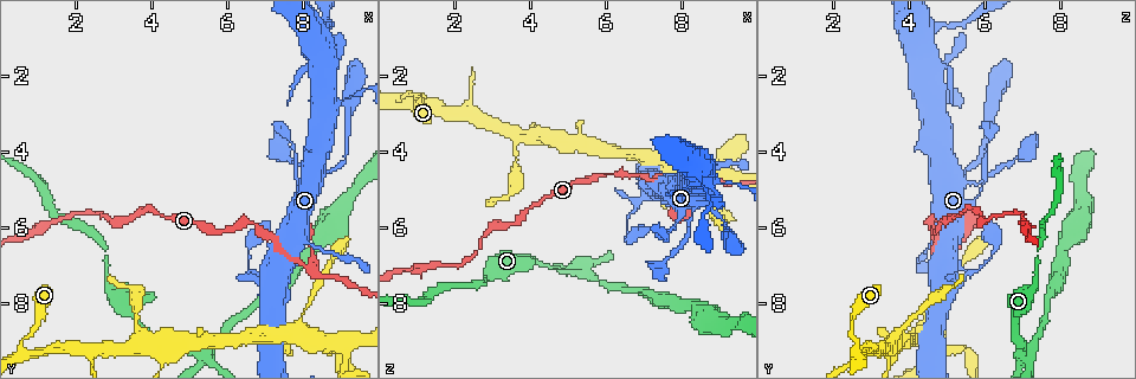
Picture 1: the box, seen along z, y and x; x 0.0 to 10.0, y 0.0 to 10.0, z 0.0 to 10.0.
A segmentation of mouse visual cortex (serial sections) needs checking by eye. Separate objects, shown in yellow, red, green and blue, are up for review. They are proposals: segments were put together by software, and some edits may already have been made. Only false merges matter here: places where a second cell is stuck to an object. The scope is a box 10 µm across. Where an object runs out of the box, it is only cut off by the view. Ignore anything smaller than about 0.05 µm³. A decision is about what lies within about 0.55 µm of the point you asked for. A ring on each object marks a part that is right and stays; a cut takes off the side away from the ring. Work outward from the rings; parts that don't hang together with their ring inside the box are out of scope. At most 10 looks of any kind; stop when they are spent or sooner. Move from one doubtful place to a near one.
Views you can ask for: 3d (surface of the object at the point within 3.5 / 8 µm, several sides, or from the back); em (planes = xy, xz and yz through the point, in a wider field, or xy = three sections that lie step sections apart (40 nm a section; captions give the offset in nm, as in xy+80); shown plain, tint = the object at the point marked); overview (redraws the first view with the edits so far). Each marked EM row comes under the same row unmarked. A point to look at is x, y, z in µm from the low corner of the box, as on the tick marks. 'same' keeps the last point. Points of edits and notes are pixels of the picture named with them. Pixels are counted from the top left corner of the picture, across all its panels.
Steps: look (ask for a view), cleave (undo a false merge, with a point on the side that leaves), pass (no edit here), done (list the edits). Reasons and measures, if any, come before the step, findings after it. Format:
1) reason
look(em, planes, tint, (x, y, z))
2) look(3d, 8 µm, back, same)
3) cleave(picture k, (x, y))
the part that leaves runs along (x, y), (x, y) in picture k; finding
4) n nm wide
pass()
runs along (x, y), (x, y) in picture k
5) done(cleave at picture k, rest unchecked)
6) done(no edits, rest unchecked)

abrupt turn
look(3d, 3.5 µm, (6.60, 5.90, 4.70))

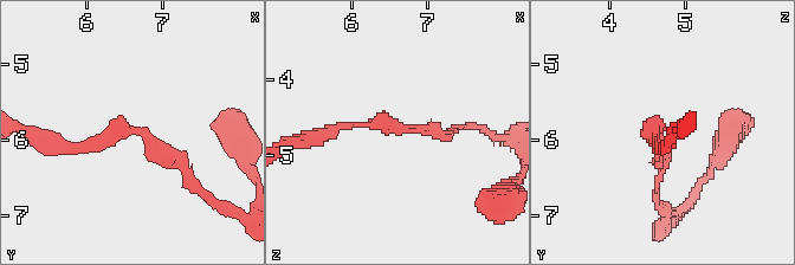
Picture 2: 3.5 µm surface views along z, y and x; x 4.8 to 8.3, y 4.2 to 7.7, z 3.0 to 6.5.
arms of 150, 150 nm
look(em, xy, step 3, tint, (6.65, 5.85, 4.65))

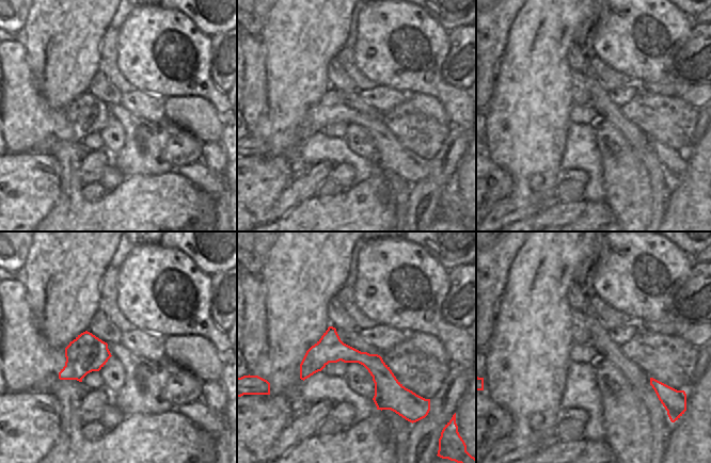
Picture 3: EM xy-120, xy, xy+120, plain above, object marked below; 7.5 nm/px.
pass()
runs along (302, 366), (363, 357), (409, 398) in picture 3; continuous, no second cell

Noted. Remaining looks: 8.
calibre changes
look(3d, 3.5 µm, (8.80, 4.40, 5.60))

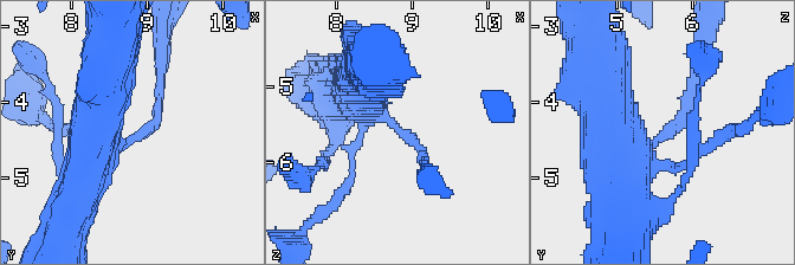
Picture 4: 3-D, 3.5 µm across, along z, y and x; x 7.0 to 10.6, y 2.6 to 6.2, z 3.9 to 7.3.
arms of 100, 500 nm; shape alone is not enough
look(em, xy, step 2, tint, (8.85, 4.45, 5.60))

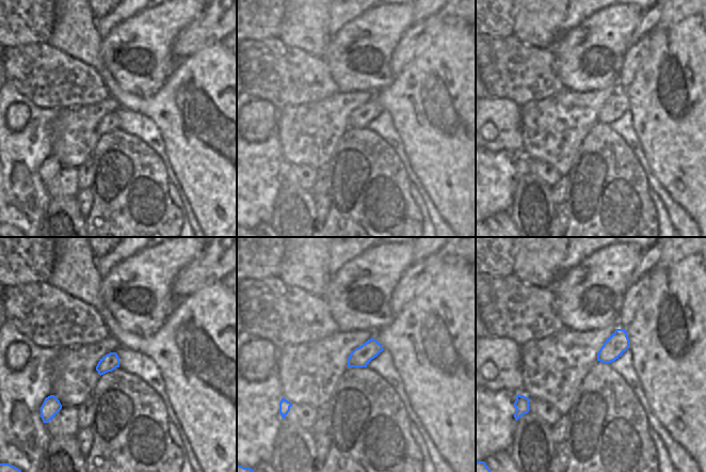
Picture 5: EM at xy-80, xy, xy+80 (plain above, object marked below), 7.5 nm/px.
pass()
runs along (615, 165), (679, 124), (700, 77) in picture 4; all the same cell

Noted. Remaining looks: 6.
sudden change in width
look(3d, 3.5 µm, (8.45, 0.65, 4.70))

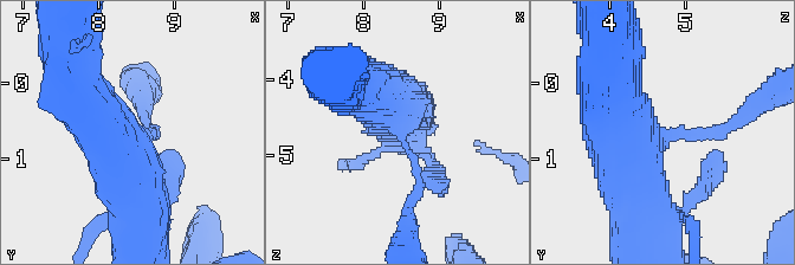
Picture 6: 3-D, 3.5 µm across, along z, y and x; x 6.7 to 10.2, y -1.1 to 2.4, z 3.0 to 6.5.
shape alone is not enough
look(em, xy, step 3, tint, (8.50, 0.70, 4.70))

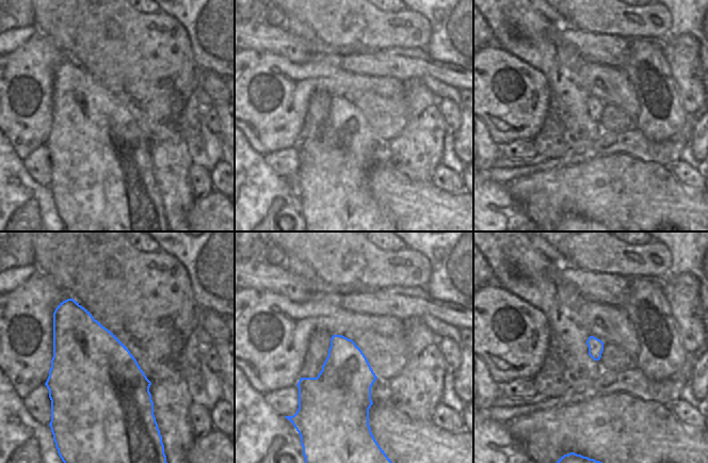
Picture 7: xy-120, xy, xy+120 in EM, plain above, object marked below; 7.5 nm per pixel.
pass()
all the same cell

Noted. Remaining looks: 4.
sharp bend
look(3d, 3.5 µm, (5.40, 9.25, 6.95))

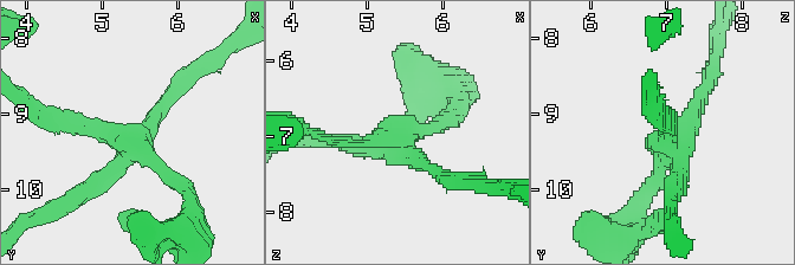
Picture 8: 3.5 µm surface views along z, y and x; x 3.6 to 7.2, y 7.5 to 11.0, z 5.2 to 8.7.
4 arms; arms of 150, 200, 200, 200 nm; need the tissue
look(em, xy, step 2, tint, (5.35, 9.35, 7.00))

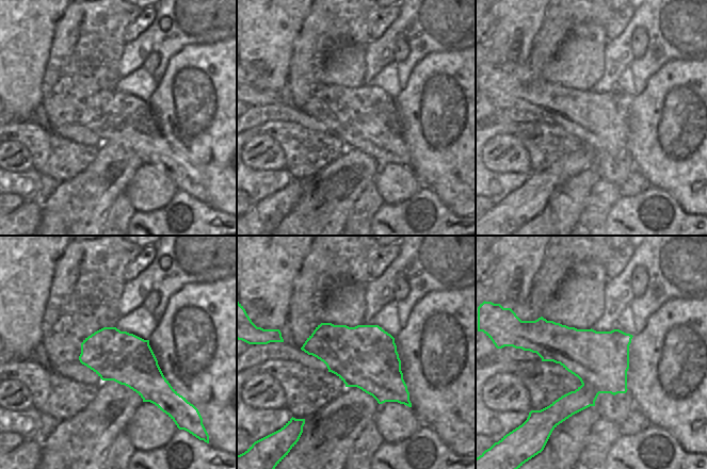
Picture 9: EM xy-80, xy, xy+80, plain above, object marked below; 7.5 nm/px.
look(em, planes, tint, same)

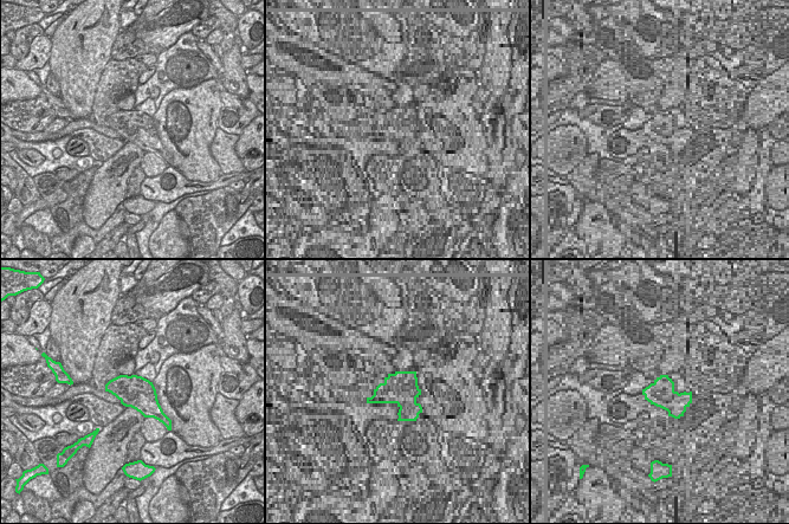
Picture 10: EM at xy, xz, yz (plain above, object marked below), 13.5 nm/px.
440 nm wide
cleave(picture 8, (91, 186))
the part that leaves runs along (679, 139), (691, 124), (716, 58) in picture 8; a second cell is stuck on

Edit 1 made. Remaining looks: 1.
done(cleave at picture 8, rest unchecked)

